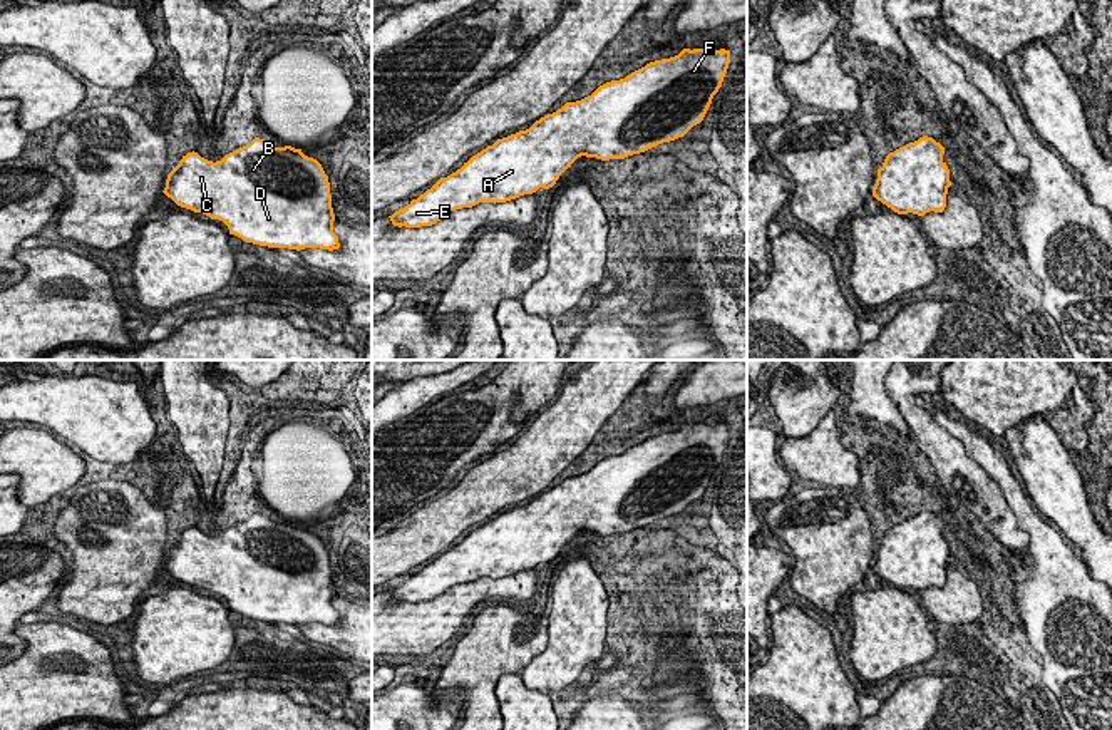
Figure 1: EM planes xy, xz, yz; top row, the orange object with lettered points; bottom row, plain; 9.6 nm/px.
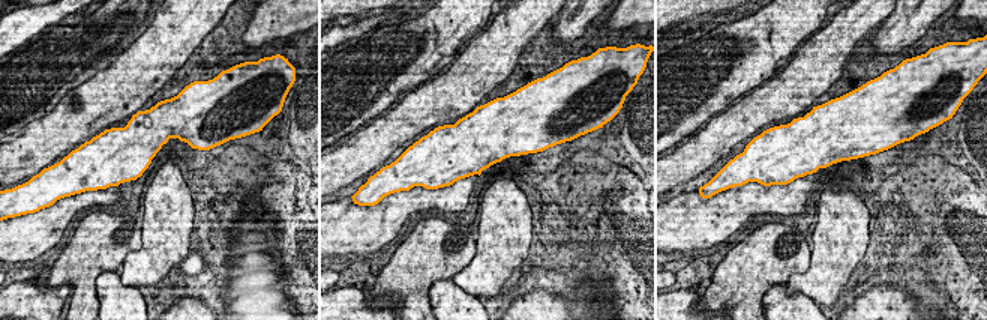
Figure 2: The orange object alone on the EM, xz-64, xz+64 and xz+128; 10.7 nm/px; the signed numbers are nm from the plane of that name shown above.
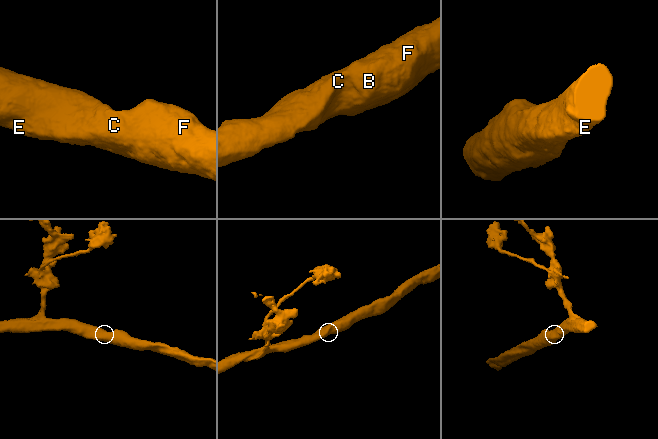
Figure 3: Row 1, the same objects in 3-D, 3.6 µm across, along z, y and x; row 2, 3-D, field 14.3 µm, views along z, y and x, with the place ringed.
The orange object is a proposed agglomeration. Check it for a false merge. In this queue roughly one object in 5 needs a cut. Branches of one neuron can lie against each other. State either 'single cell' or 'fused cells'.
single cell

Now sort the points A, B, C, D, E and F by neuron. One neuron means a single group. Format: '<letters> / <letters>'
A B C D E F

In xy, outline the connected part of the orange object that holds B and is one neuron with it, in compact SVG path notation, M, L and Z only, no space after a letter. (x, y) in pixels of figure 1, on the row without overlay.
M255 512L216 537L194 526L188 527L167 549L162 568L181 583L223 596L229 609L246 618L296 626L340 623L333 608L335 589L328 551L317 534L291 521L275 522Z

